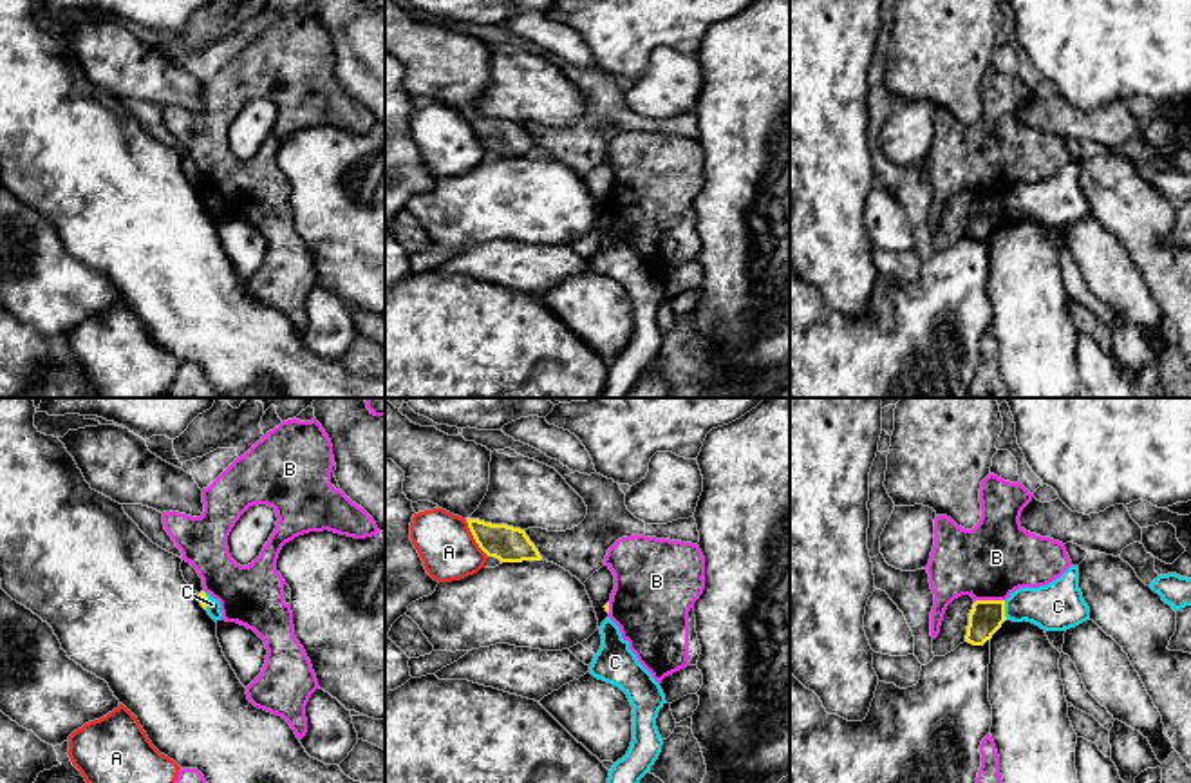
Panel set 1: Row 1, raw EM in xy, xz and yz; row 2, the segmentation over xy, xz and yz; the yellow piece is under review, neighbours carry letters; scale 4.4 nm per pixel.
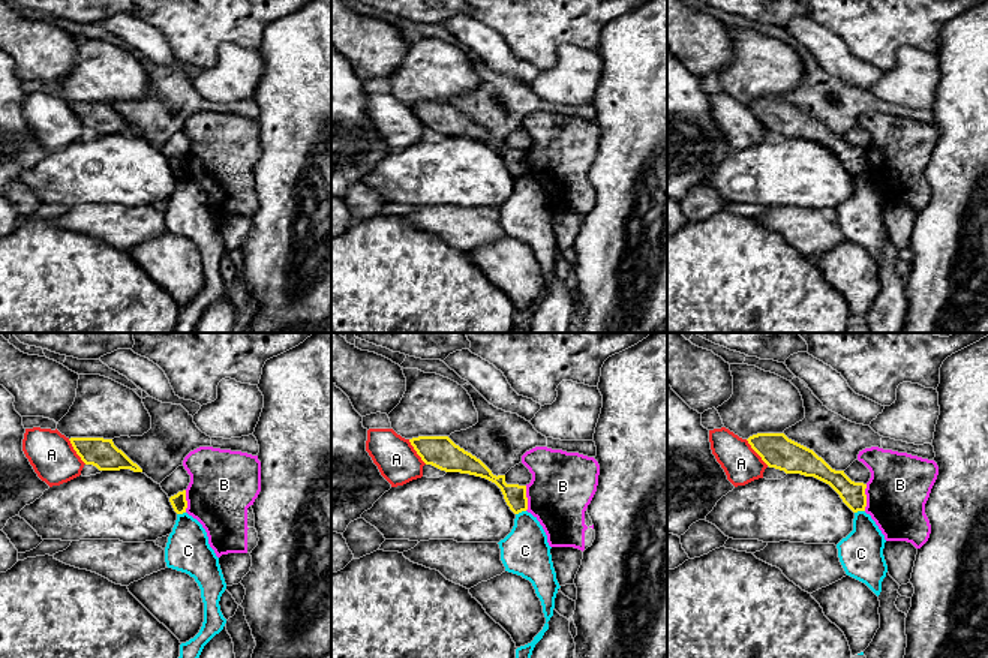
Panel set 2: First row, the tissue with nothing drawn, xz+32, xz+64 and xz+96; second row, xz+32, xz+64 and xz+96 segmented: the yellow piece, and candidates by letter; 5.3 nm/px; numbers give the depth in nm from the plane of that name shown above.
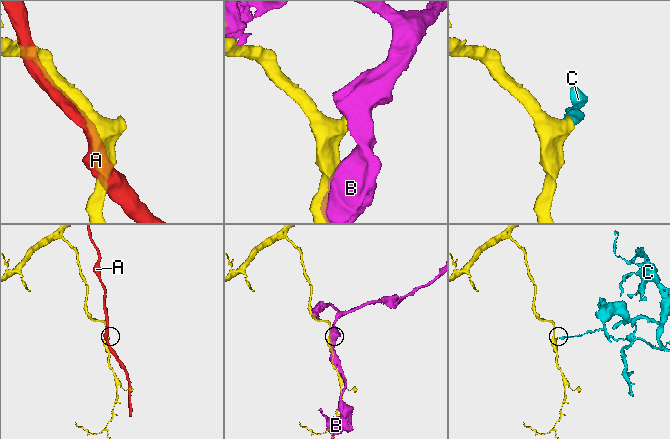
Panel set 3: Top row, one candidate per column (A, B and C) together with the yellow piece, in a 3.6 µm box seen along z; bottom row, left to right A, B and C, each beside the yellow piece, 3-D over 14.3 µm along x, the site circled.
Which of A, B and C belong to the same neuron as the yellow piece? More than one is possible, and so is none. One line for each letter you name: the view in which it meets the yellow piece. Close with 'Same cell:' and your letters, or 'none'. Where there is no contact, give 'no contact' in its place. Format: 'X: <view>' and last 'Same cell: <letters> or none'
Same cell: none

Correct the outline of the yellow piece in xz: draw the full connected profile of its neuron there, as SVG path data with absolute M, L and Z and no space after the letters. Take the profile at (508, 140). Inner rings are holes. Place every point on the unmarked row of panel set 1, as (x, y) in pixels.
M466 114L479 143L501 157L540 156L540 148L524 125L508 119L492 119L479 114Z

